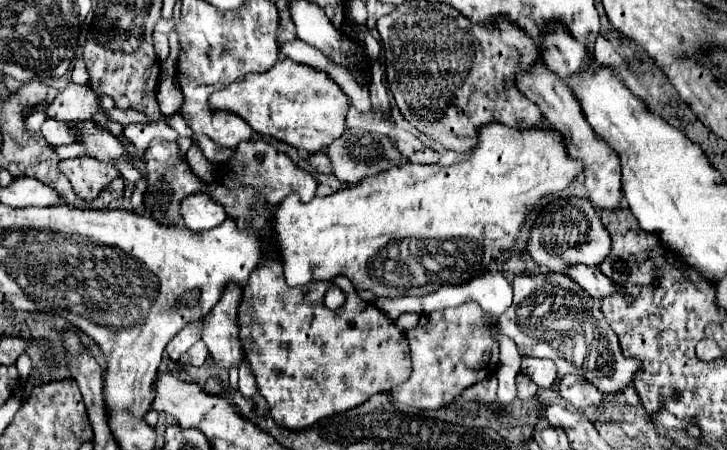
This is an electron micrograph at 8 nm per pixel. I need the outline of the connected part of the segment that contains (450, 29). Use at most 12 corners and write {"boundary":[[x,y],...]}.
{"boundary":[[404,1],[376,23],[412,127],[470,153],[524,123],[514,69],[538,47],[508,17]]}

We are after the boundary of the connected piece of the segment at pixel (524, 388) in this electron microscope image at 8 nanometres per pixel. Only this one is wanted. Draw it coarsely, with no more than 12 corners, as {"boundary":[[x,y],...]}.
{"boundary":[[524,373],[516,377],[518,399],[532,399],[538,385]]}

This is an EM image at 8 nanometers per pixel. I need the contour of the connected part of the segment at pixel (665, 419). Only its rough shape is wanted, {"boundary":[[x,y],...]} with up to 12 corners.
{"boundary":[[660,411],[652,417],[664,429],[688,429],[694,419],[678,421],[674,415]]}

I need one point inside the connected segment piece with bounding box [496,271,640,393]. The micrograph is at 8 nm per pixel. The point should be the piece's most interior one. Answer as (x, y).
(550, 318)

